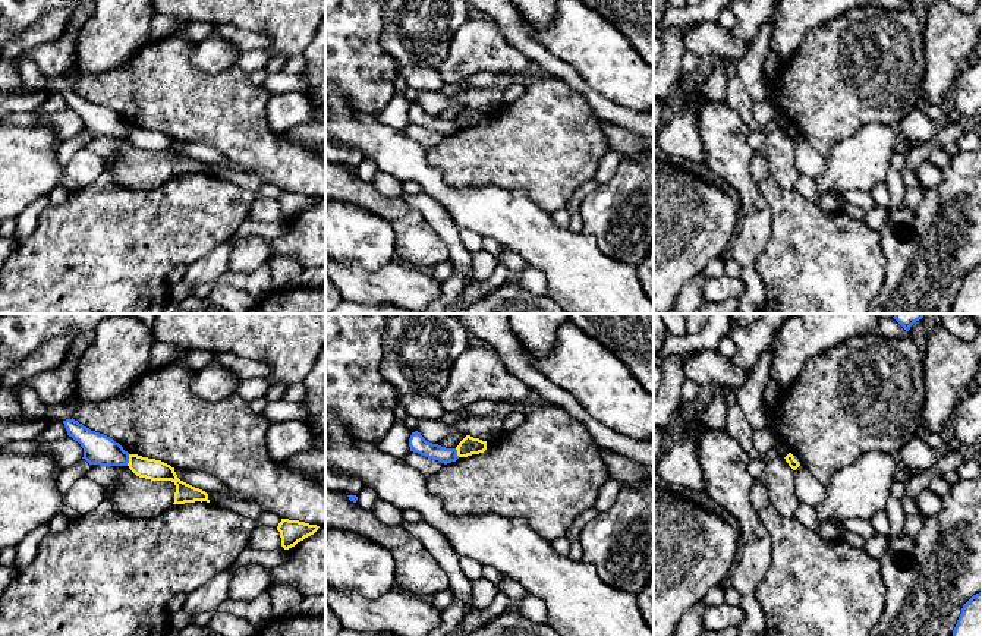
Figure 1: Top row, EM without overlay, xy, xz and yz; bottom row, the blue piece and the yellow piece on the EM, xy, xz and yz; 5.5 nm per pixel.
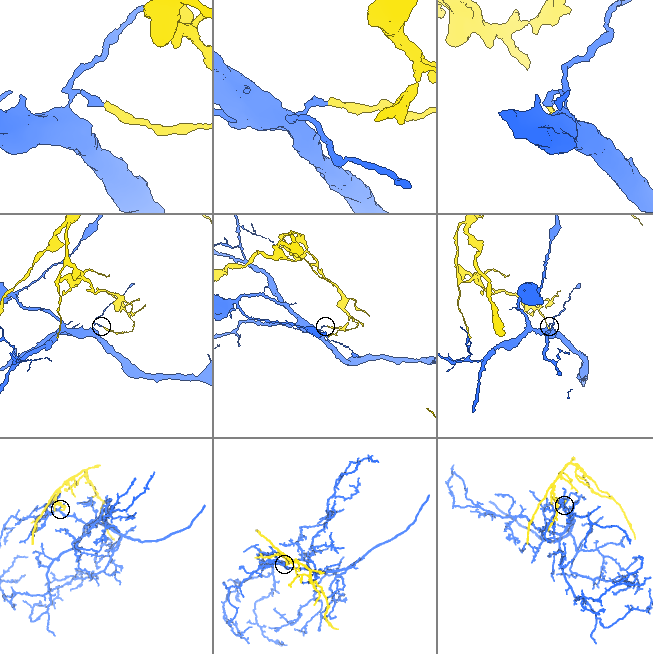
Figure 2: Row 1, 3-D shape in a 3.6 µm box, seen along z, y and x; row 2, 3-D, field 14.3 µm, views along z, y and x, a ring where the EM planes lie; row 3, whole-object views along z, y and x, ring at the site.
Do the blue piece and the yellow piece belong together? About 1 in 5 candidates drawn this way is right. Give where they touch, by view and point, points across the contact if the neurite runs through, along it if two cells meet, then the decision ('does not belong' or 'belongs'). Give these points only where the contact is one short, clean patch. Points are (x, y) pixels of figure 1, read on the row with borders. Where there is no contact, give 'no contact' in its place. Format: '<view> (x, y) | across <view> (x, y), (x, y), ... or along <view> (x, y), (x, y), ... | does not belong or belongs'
xy (128, 460) | along xy (129, 455), (126, 465) | does not belong

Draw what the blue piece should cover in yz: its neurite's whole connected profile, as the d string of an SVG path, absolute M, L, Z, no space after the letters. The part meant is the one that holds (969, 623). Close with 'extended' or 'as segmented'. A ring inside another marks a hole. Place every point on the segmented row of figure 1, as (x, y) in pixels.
M982 592L963 605L953 636L982 636Z; as segmented

